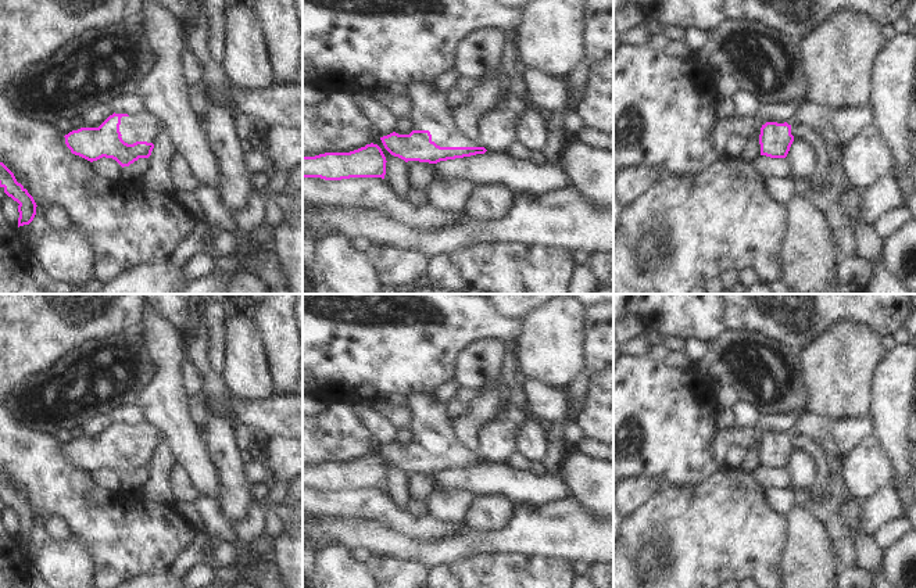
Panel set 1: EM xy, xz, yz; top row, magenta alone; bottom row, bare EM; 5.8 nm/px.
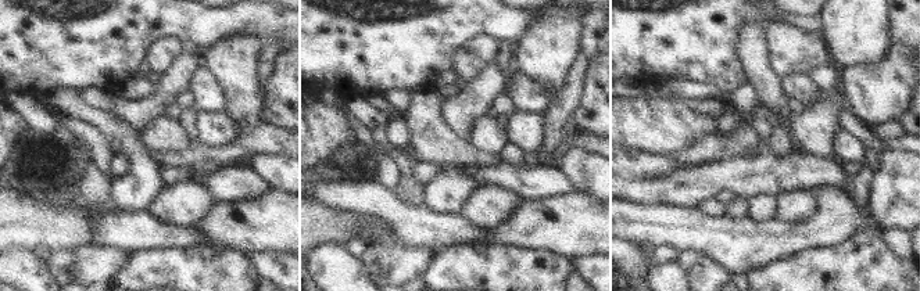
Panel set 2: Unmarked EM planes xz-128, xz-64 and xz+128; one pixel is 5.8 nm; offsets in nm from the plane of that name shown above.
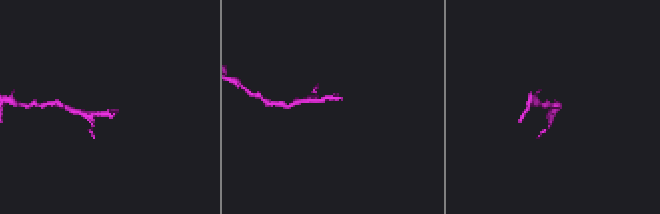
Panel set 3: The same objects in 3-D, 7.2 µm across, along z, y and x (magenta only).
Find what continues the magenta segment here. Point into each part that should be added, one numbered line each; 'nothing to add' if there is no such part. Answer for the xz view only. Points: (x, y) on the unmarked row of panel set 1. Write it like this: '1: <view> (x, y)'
1: xz (430, 422)

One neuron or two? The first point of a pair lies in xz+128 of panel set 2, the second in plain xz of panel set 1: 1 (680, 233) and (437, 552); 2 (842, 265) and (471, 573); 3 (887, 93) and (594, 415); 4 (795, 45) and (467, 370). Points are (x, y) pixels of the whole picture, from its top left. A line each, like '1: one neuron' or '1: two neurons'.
1: one neuron
2: one neuron
3: two neurons
4: one neuron

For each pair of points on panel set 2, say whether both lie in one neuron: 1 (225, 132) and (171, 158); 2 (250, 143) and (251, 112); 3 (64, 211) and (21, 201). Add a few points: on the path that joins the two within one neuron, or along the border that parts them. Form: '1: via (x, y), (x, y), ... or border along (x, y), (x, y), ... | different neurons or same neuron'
1: border along (197, 139), (211, 146), (228, 146), (236, 142) | different neurons
2: border along (283, 128), (258, 124), (247, 129) | different neurons
3: via (53, 211), (32, 211) | same neuron

